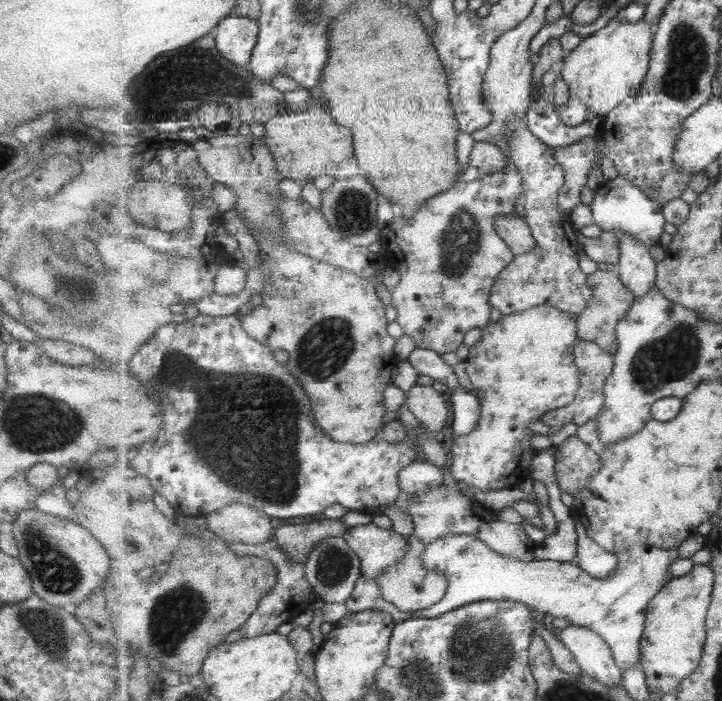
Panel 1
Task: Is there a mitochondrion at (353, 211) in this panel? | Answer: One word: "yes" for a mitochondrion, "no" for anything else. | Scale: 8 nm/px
yes

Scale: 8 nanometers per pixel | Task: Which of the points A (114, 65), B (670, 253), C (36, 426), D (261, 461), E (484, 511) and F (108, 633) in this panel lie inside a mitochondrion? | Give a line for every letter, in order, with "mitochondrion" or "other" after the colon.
A: other
B: other
C: mitochondrion
D: mitochondrion
E: other
F: other

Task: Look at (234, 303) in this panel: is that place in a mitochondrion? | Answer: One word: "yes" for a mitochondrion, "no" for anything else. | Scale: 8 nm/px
no

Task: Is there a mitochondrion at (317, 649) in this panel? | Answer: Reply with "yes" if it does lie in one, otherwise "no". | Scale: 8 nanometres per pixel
no

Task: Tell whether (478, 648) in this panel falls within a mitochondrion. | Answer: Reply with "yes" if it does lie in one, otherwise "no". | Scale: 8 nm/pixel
yes

